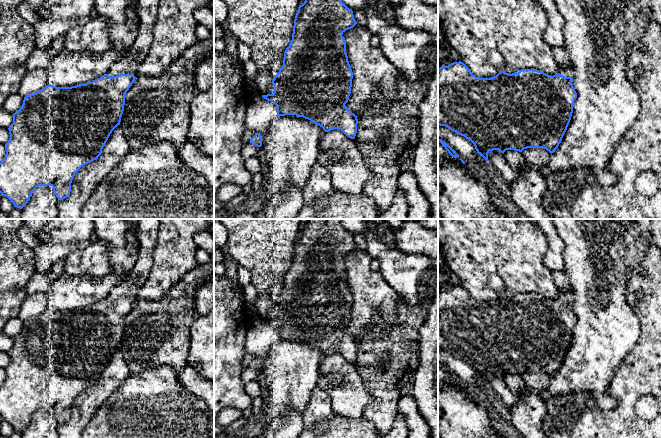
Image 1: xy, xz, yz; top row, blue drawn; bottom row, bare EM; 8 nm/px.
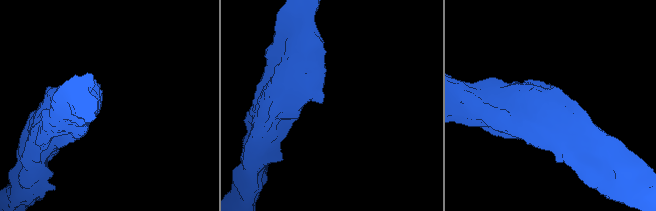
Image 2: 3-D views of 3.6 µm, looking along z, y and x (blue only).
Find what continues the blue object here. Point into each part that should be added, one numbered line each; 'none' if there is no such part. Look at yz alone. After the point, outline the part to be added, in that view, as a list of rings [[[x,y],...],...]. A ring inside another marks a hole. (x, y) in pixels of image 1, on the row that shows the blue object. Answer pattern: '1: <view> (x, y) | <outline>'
1: yz (564, 71) | [[[559,66],[559,73],[565,77],[573,78],[573,71],[567,67]]]

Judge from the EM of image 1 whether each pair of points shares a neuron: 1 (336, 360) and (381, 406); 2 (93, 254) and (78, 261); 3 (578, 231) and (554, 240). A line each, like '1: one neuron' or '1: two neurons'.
1: two neurons
2: one neuron
3: two neurons

